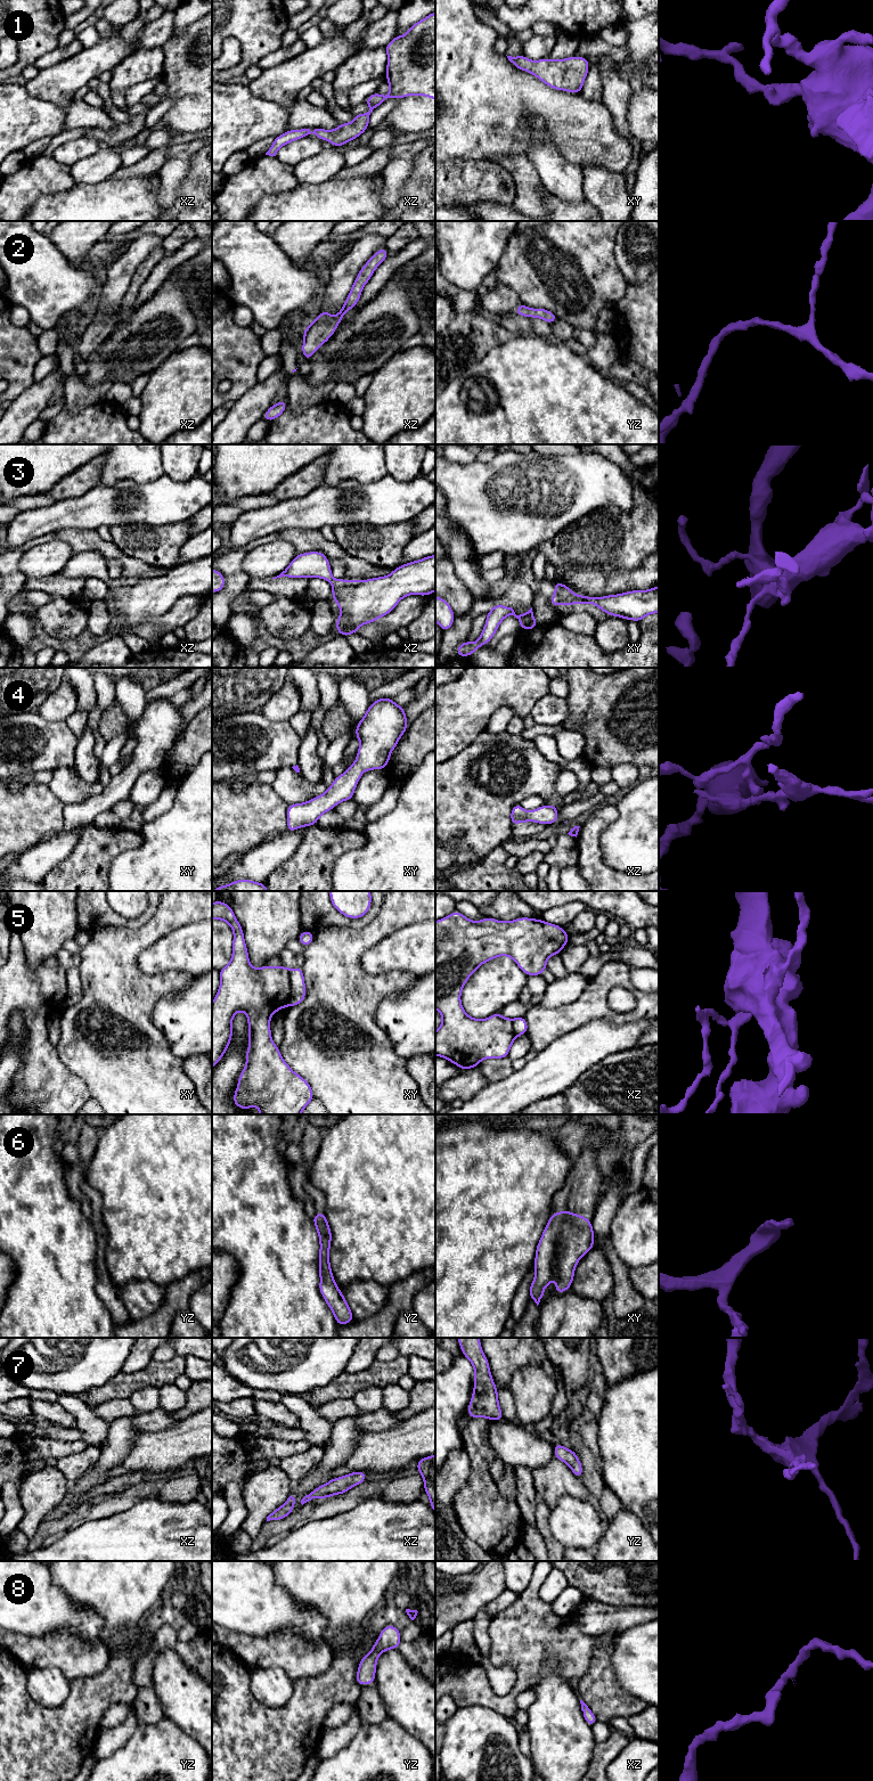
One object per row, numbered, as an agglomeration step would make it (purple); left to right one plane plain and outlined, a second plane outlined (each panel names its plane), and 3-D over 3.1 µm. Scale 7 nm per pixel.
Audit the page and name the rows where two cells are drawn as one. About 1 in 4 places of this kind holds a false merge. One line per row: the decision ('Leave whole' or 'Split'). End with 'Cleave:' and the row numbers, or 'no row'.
1: Leave whole
2: Leave whole
3: Leave whole
4: Leave whole
5: Split
6: Leave whole
7: Leave whole
8: Leave whole
Cleave: 5

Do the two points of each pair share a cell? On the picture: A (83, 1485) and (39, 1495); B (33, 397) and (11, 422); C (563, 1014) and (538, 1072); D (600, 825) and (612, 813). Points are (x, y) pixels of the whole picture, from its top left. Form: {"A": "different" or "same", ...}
{"A": "different", "B": "same", "C": "different", "D": "same"}

